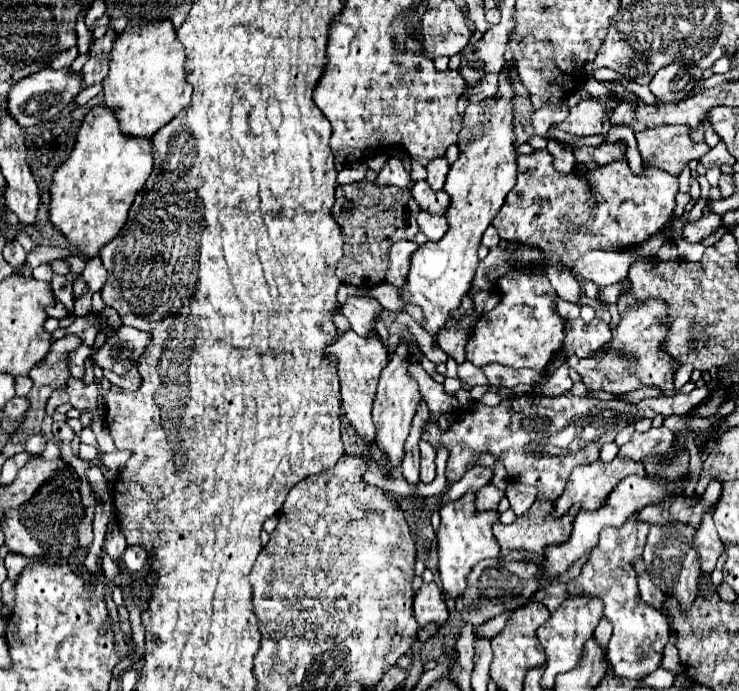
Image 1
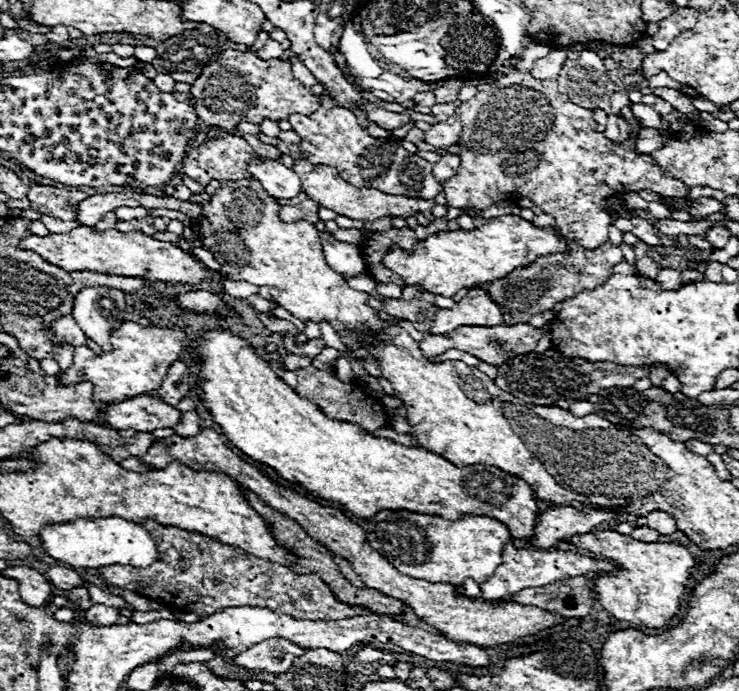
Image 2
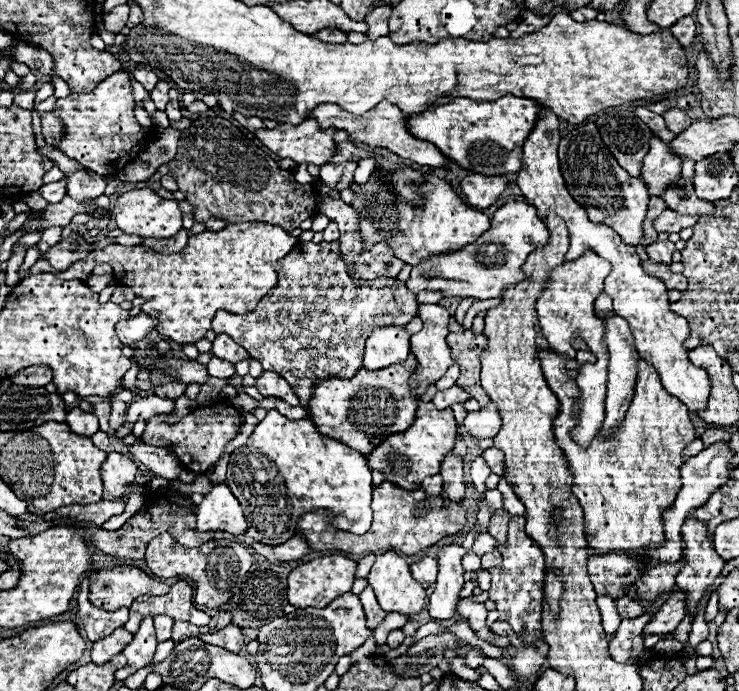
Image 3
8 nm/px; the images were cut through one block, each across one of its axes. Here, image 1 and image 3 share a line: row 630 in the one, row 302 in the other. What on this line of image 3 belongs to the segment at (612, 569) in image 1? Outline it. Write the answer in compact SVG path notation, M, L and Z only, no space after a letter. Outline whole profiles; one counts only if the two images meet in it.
M546 108L540 110L538 122L530 136L526 138L522 146L522 168L518 172L516 184L522 190L522 196L526 198L528 204L532 204L538 210L538 216L544 220L548 212L556 212L568 226L570 230L570 250L566 254L566 260L576 260L578 256L584 254L586 248L592 248L598 252L602 258L606 258L612 264L612 272L606 278L604 292L612 296L614 300L614 312L628 320L630 330L636 340L636 350L644 360L654 364L654 368L660 374L662 386L676 396L680 402L688 406L692 414L698 414L706 410L708 398L710 398L710 380L706 370L690 364L688 360L688 348L684 342L690 336L688 322L686 318L674 314L668 306L668 294L666 286L654 278L648 276L640 268L640 258L636 254L636 248L630 244L620 242L620 236L614 234L612 228L592 224L588 220L586 210L568 194L564 178L560 174L560 164L558 164L558 142L560 142L560 132L558 132L558 116Z

